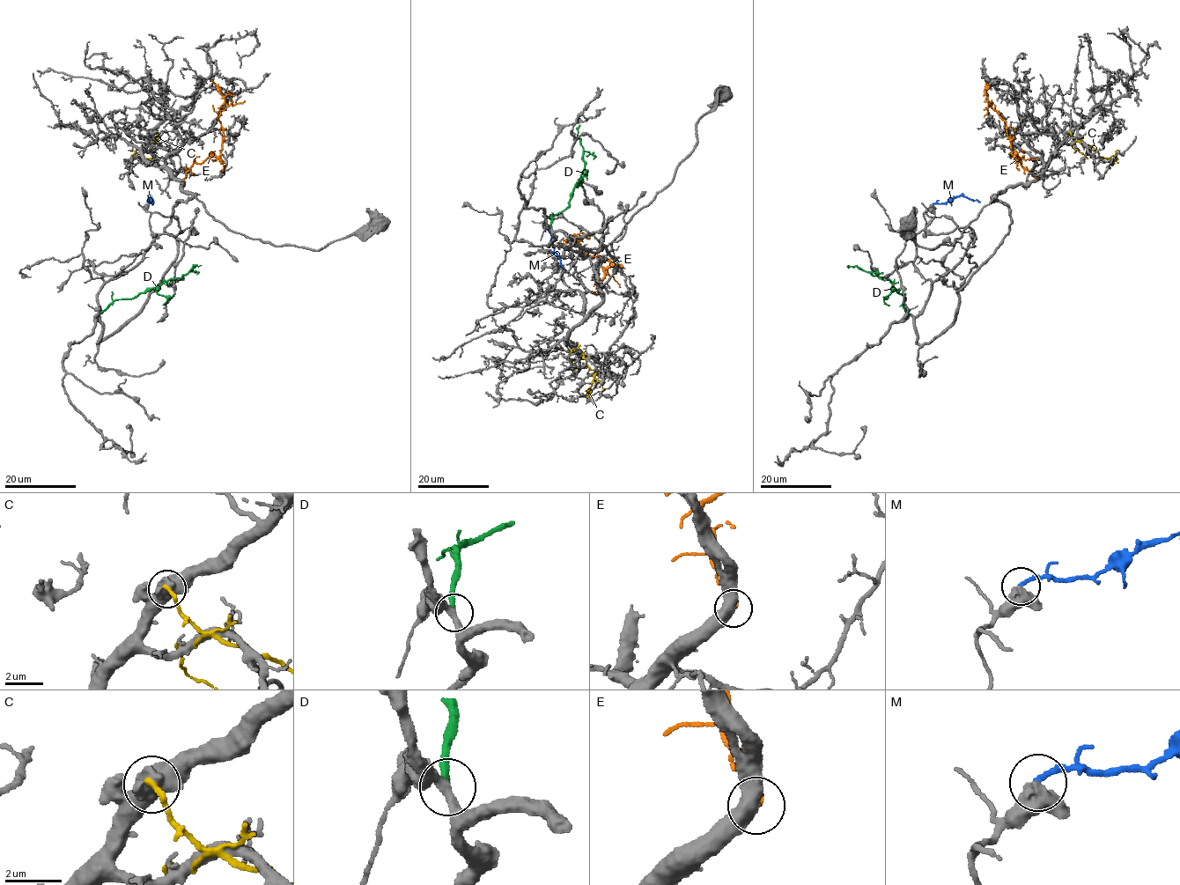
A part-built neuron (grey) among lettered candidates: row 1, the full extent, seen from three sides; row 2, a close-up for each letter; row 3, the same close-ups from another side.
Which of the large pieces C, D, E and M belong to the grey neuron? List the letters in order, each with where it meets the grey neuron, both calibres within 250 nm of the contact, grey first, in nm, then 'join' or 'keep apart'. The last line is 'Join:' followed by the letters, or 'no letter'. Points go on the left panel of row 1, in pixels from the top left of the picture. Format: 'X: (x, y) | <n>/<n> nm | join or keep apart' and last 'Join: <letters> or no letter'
C: (156, 133) | 750/240 nm | keep apart
D: (99, 313) | 280/240 nm | keep apart
E: (183, 179) | 500/240 nm | join
M: (147, 204) | 500/190 nm | keep apart
Join: E

